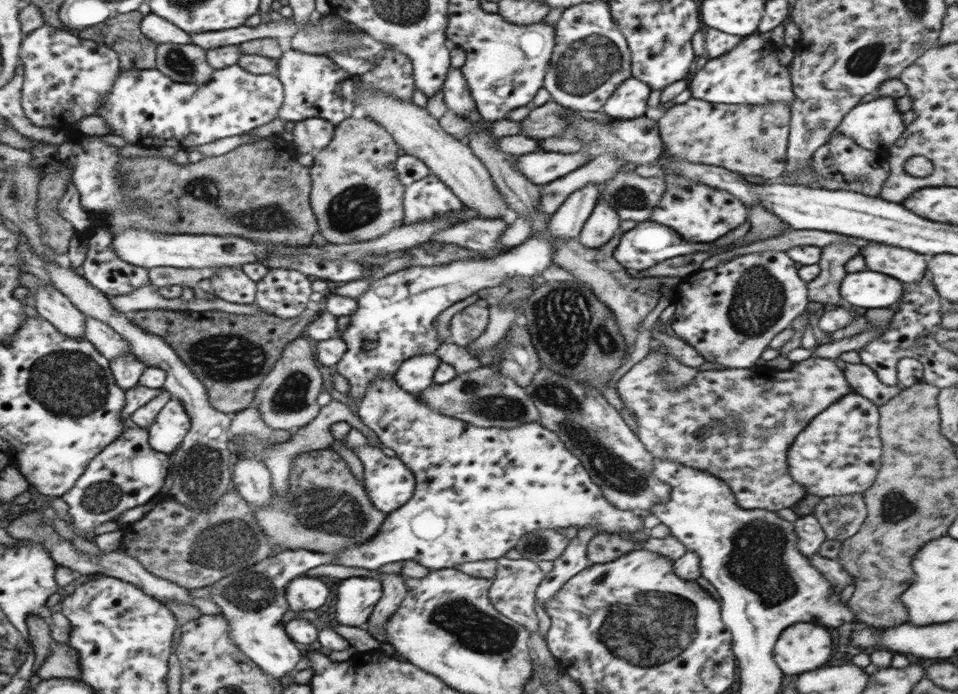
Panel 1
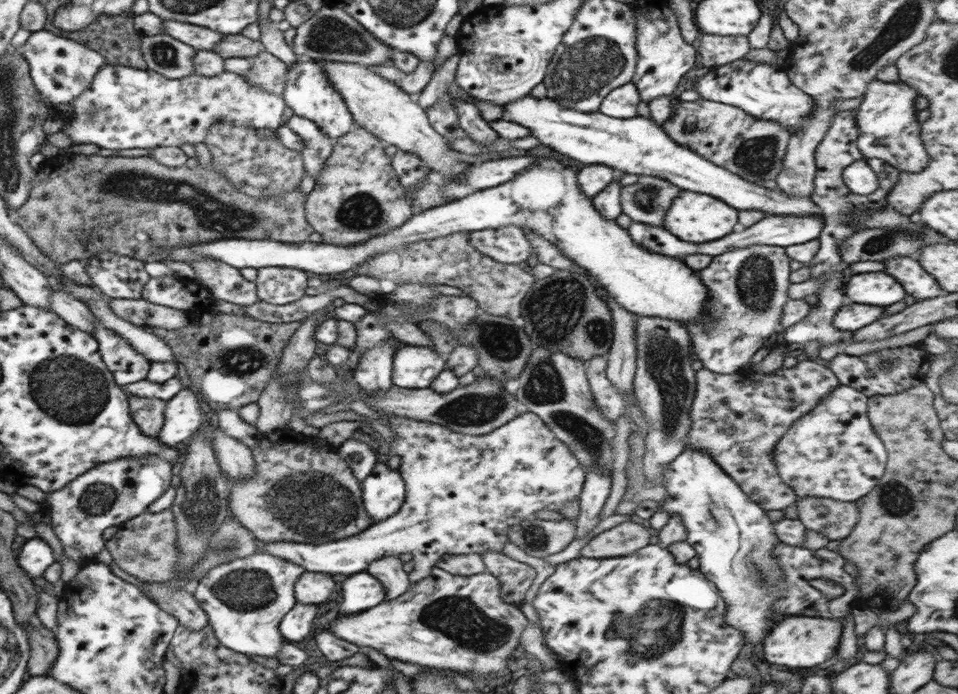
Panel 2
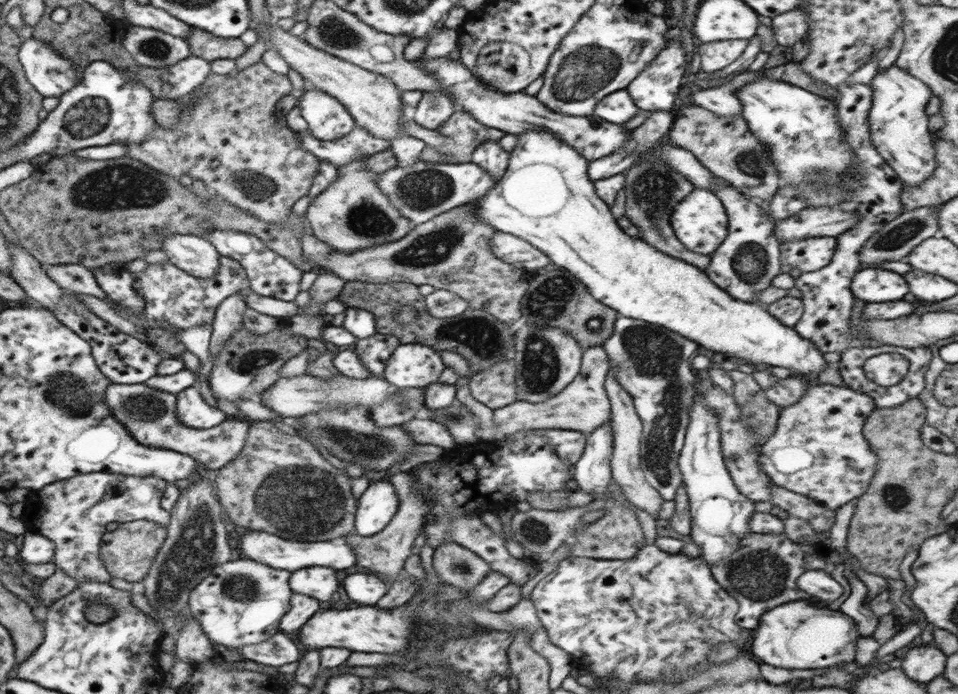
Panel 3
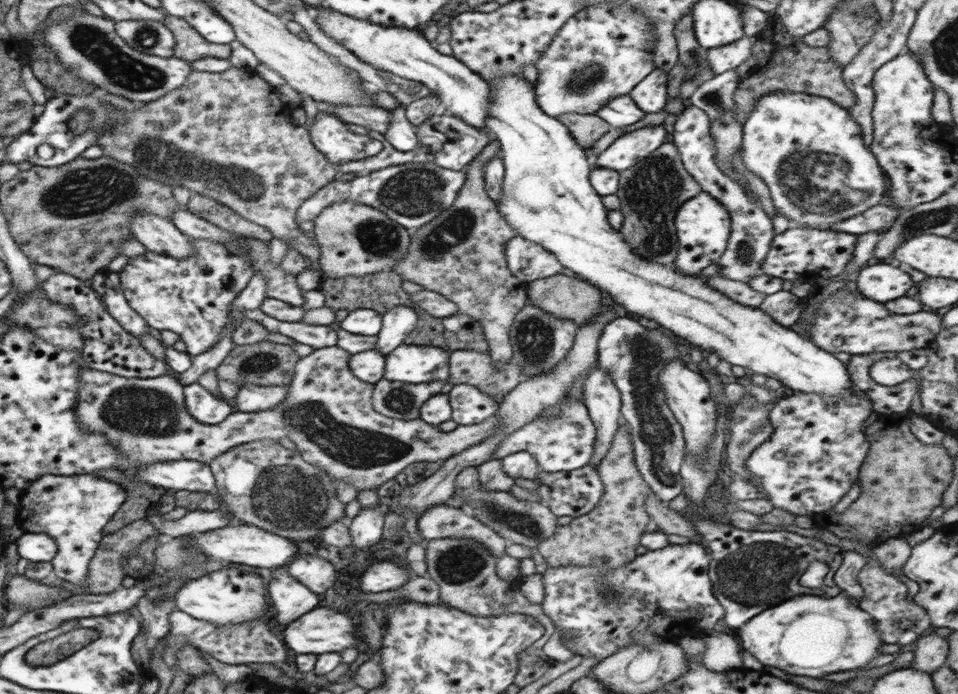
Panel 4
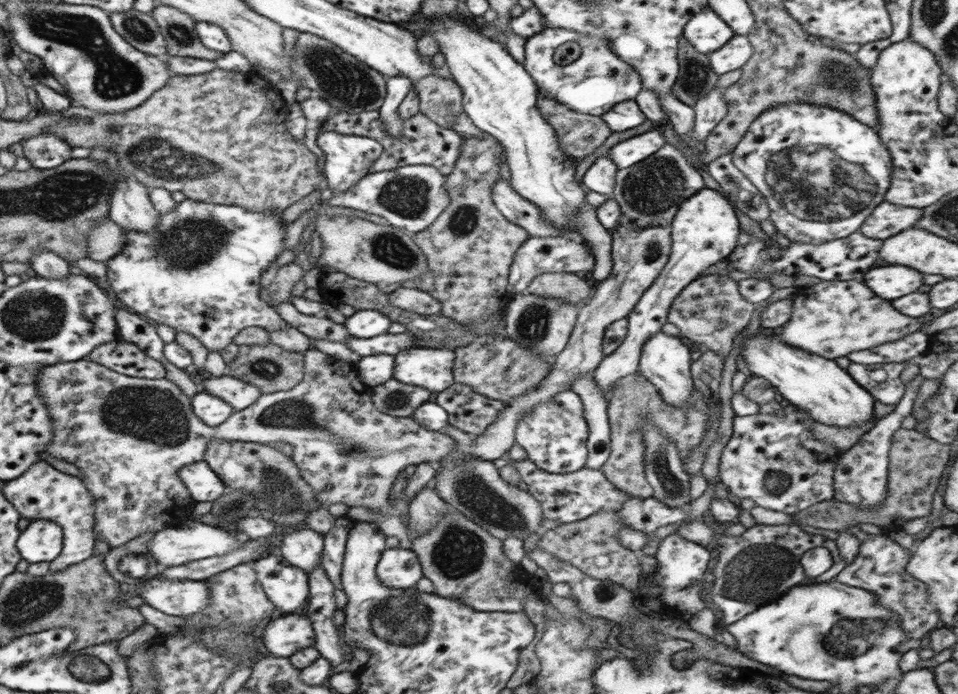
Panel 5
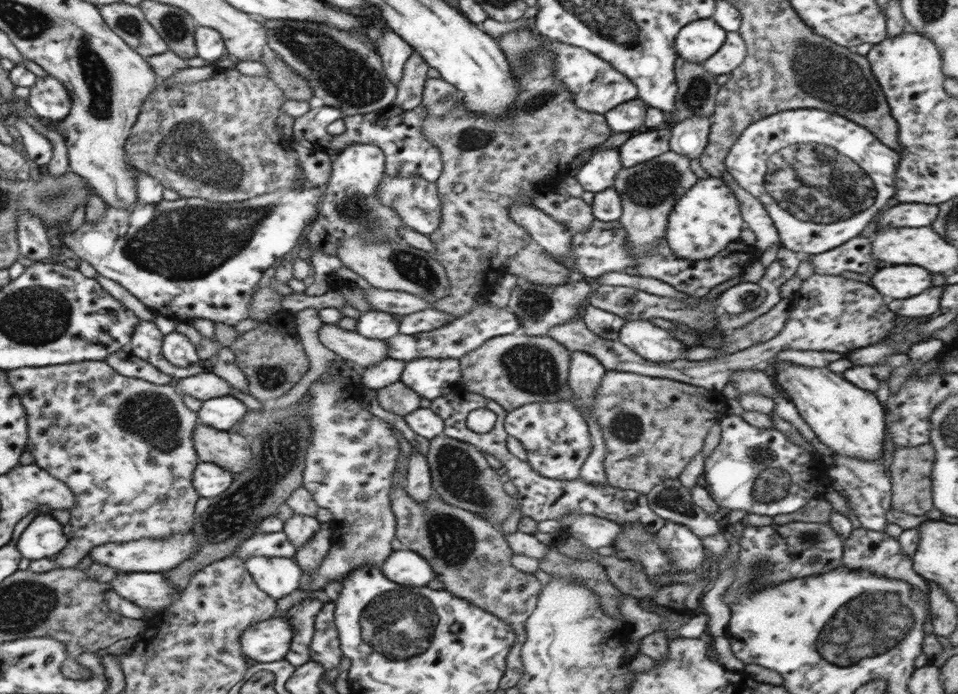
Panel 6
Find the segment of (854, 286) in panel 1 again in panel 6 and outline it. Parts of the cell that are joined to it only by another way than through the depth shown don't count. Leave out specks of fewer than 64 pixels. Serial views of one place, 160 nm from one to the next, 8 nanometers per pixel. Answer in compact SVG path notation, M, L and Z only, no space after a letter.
M888 266L874 274L872 286L890 298L910 298L930 288L932 276L920 266Z

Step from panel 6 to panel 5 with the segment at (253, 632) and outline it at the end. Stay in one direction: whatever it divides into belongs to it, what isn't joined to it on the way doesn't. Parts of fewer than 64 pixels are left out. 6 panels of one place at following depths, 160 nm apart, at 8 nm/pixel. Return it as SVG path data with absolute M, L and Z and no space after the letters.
M303 612L283 615L265 626L262 642L273 656L289 658L302 649L315 647L314 630Z

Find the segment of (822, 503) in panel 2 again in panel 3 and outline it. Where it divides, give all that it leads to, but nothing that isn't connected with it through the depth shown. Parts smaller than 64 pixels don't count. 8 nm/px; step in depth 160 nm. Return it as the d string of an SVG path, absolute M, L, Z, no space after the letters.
M771 486L771 503L789 512L790 516L808 521L815 531L828 533L835 523L835 509L810 500L808 496Z

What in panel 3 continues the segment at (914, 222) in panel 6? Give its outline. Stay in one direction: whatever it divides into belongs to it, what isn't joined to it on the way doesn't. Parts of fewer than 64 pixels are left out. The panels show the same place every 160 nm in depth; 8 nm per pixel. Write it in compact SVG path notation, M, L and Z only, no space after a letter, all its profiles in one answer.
M812 206L790 218L775 220L774 234L779 242L808 237L836 237L850 230L861 218L842 209Z

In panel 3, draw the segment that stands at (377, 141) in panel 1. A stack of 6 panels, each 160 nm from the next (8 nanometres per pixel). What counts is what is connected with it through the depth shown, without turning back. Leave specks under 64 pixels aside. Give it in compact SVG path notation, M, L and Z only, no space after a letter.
M363 154L344 166L338 166L338 178L312 200L306 211L313 235L344 254L396 242L410 232L410 220L393 207L377 186L382 173L372 173L364 169L364 163L369 157L370 155Z

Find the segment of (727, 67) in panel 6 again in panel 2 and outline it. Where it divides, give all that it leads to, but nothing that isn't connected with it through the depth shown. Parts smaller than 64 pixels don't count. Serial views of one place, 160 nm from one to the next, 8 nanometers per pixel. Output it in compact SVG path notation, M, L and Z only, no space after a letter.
M703 33L698 46L704 70L740 60L750 49L747 36L718 36L706 33Z

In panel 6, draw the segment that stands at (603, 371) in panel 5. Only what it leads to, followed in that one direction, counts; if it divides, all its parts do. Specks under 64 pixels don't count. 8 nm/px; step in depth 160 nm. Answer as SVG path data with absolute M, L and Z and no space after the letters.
M709 176L698 179L670 211L665 239L672 252L691 261L711 259L730 243L739 240L740 232L746 227L741 208L734 191L721 179Z

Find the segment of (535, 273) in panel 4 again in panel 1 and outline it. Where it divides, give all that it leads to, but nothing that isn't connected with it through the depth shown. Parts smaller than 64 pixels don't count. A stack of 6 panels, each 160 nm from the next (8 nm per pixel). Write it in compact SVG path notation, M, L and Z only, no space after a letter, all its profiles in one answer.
M503 218L474 219L461 221L454 226L437 232L431 240L446 244L455 244L481 254L502 253L499 236L509 228Z

